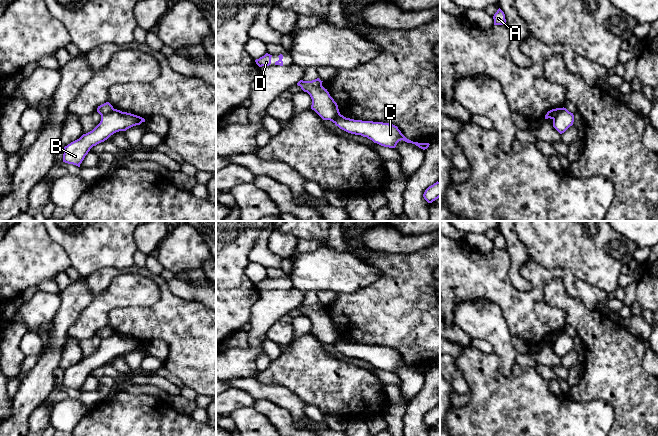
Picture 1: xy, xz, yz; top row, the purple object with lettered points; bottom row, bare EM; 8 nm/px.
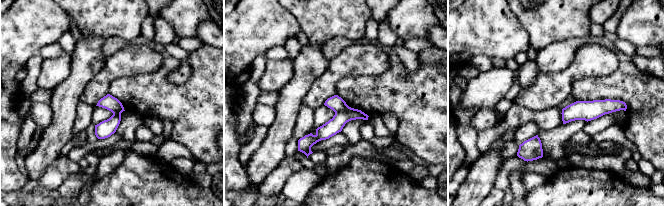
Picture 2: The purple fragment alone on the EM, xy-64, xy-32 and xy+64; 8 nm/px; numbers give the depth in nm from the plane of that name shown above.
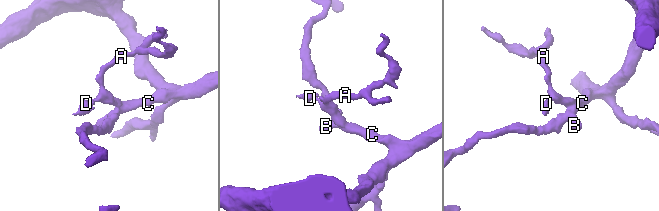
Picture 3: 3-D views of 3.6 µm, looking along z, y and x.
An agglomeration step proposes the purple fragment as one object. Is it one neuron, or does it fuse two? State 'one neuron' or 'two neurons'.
two neurons

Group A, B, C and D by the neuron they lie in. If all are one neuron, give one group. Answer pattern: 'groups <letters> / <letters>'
groups A D / B C

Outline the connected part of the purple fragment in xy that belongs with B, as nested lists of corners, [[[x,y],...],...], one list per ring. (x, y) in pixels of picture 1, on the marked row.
[[[113,109],[111,113],[101,116],[100,123],[90,132],[64,147],[63,162],[80,167],[90,149],[104,142],[119,131],[140,125],[145,119],[127,112]]]

